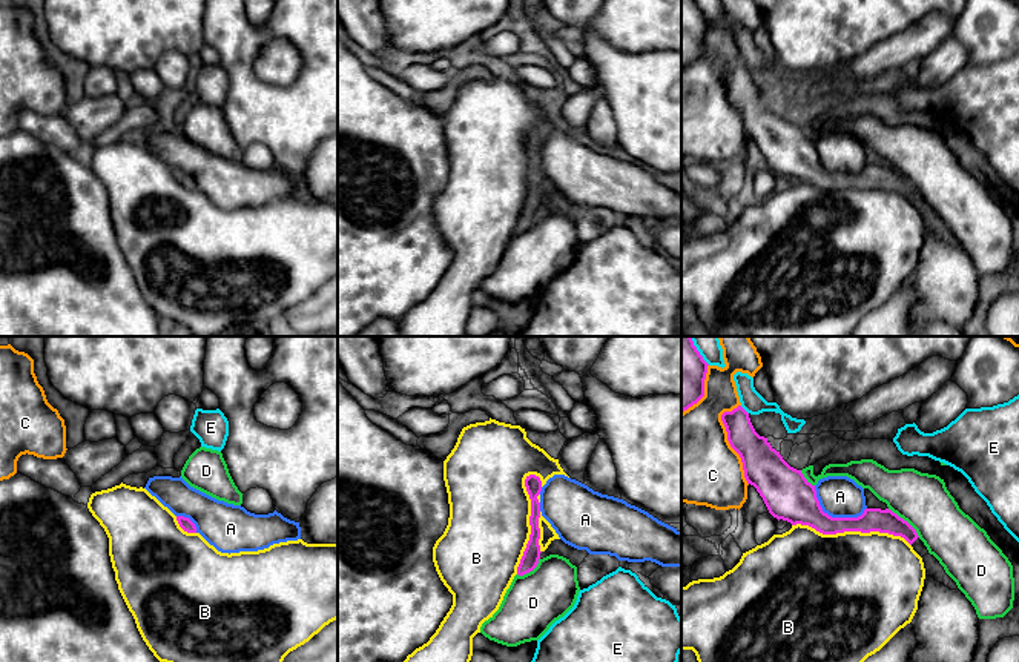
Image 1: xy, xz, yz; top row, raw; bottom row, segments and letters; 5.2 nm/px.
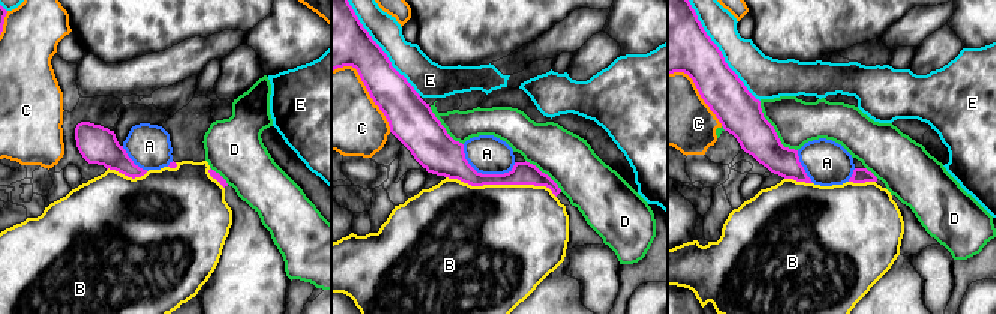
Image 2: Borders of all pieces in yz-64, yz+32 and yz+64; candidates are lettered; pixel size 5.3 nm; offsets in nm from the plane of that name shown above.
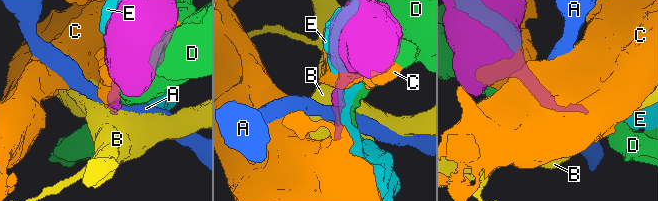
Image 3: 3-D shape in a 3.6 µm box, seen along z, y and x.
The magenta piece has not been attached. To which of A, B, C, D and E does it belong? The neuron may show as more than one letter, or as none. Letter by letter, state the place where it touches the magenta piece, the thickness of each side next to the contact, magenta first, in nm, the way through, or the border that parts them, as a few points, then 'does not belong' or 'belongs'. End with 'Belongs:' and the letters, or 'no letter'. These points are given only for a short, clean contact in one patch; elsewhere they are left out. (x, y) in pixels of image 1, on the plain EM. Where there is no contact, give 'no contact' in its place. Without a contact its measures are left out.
A: yz (831, 172) | 240/220 nm | along yz (814, 142), (820, 163), (832, 172), (858, 172), (866, 165) | does not belong
B: xz (530, 178) | 90/440 nm | does not belong
C: yz (728, 95) | 220/460 nm | does not belong
D: yz (903, 175) | 130/280 nm | does not belong
E: yz (745, 66) | 180/110 nm | does not belong
Belongs: no letter

